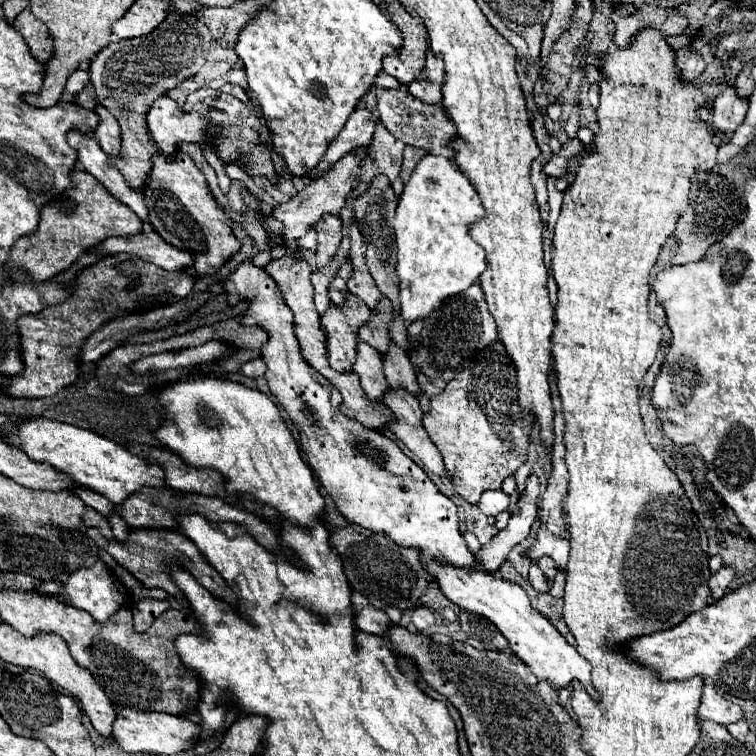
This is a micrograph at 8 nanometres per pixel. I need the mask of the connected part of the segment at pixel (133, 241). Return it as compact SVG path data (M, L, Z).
M154 230L150 232L138 232L134 236L126 238L112 238L112 254L126 252L132 256L138 256L146 262L152 262L164 270L182 270L186 266L192 266L192 256L170 246Z

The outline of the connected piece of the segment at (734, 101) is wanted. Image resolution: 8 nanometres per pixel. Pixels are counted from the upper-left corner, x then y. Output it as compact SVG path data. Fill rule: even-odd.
M726 86L716 98L712 106L714 126L722 132L736 130L746 118L746 98L738 96L736 86Z

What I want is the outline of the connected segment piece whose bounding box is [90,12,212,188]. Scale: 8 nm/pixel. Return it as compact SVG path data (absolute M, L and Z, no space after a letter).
M170 12L148 36L110 42L90 60L90 76L96 88L96 98L114 114L122 128L122 154L108 156L108 162L120 170L130 188L138 188L146 182L150 158L158 152L146 130L146 110L158 96L176 88L184 78L192 76L196 68L200 68L206 38L212 38L212 34L208 28L200 28L200 18L196 14Z

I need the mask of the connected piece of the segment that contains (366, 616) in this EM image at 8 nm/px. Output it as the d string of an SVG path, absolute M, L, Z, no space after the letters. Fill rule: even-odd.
M366 606L358 612L356 616L356 626L362 630L362 632L368 632L368 634L378 634L378 636L384 636L388 626L390 626L390 618L384 610L380 608L374 608L374 606Z

